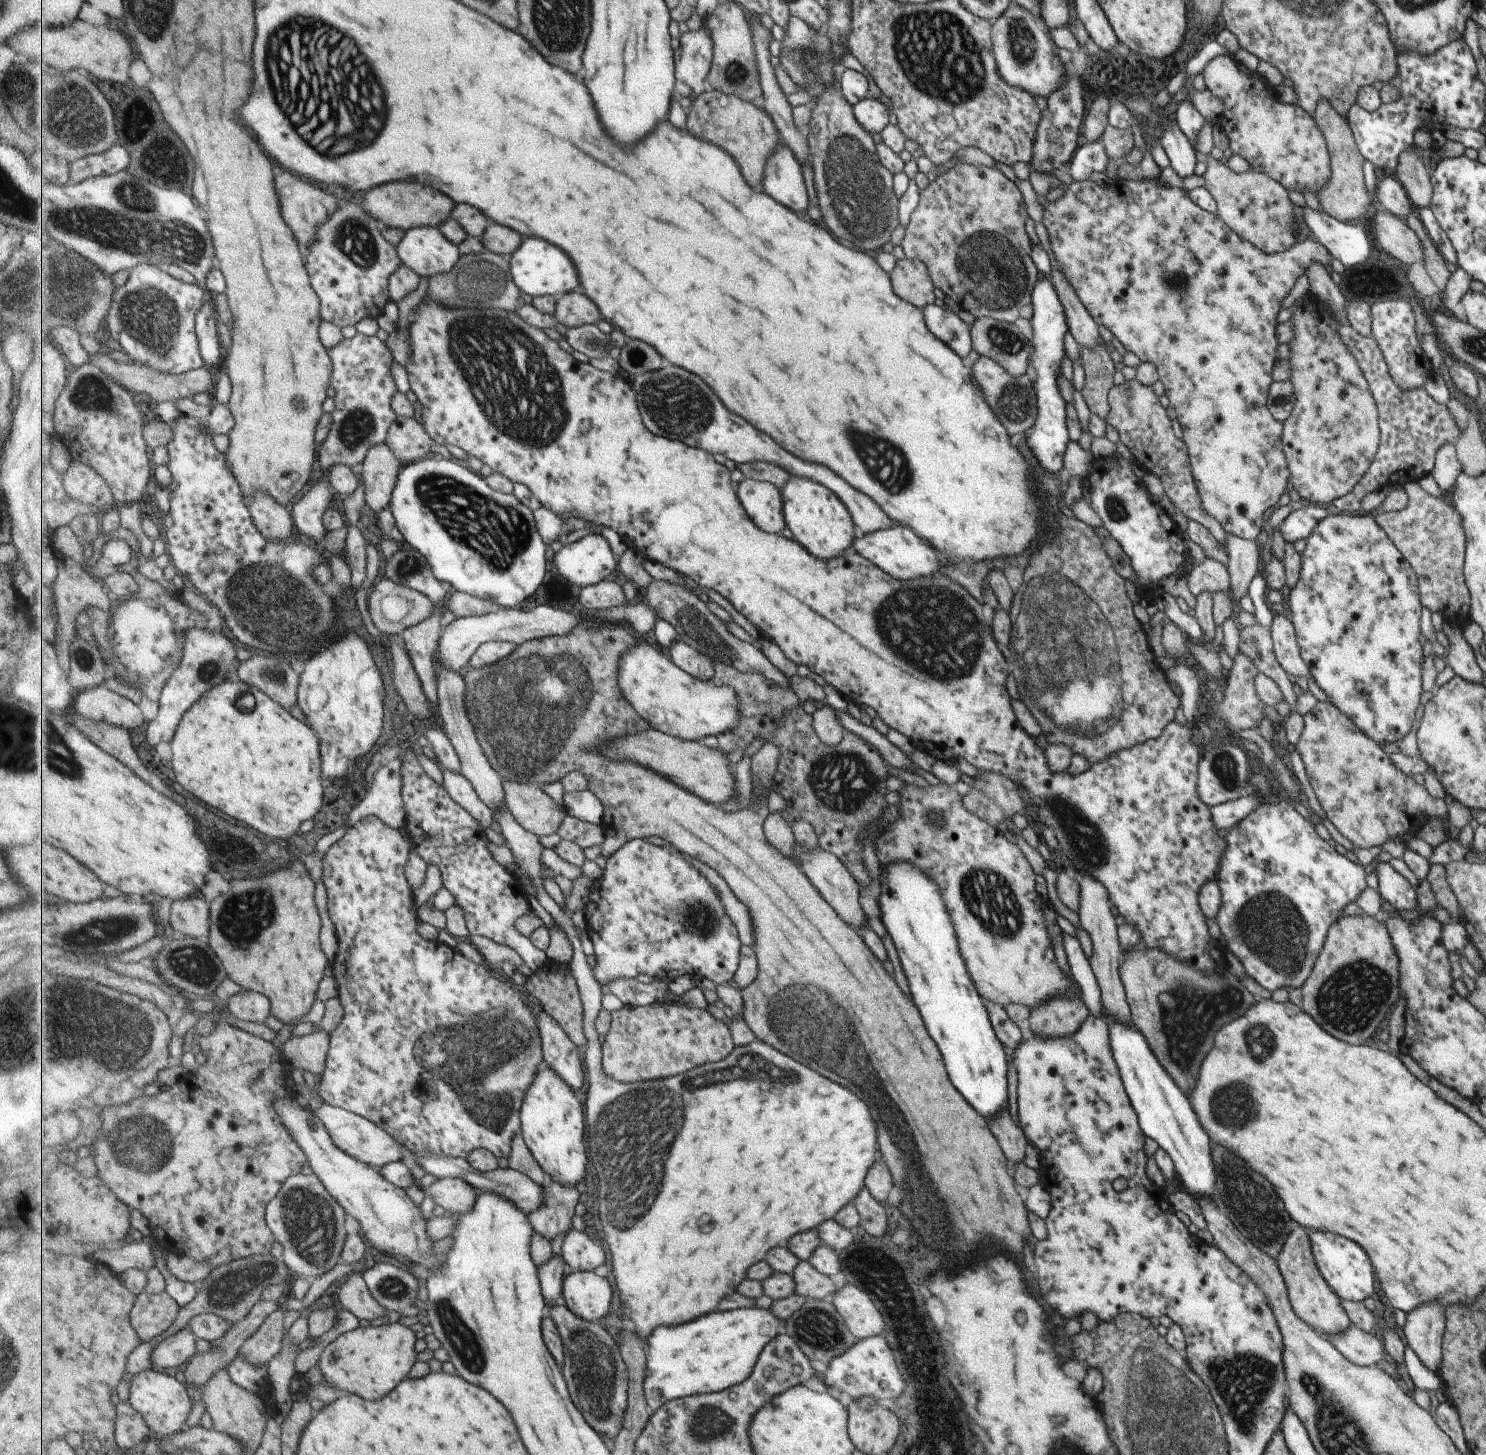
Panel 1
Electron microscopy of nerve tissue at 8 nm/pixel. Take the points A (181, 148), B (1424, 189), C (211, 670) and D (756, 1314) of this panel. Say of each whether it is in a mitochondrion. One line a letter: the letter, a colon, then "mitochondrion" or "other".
A: other
B: other
C: mitochondrion
D: other

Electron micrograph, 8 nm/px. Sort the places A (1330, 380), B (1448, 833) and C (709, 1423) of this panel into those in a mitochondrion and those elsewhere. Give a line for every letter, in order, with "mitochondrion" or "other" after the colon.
A: other
B: other
C: mitochondrion

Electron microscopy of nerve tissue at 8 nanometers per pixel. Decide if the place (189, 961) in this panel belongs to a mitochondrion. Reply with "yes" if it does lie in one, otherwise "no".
yes

